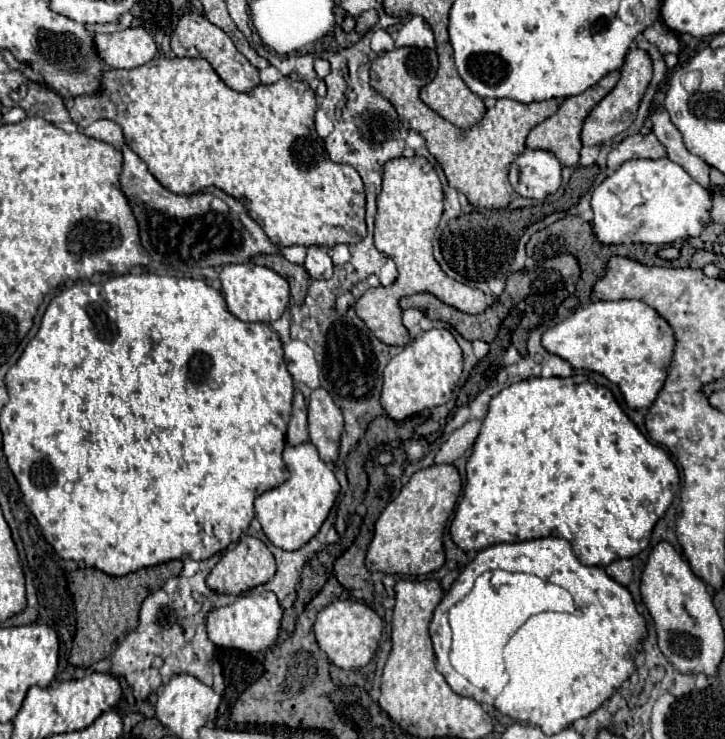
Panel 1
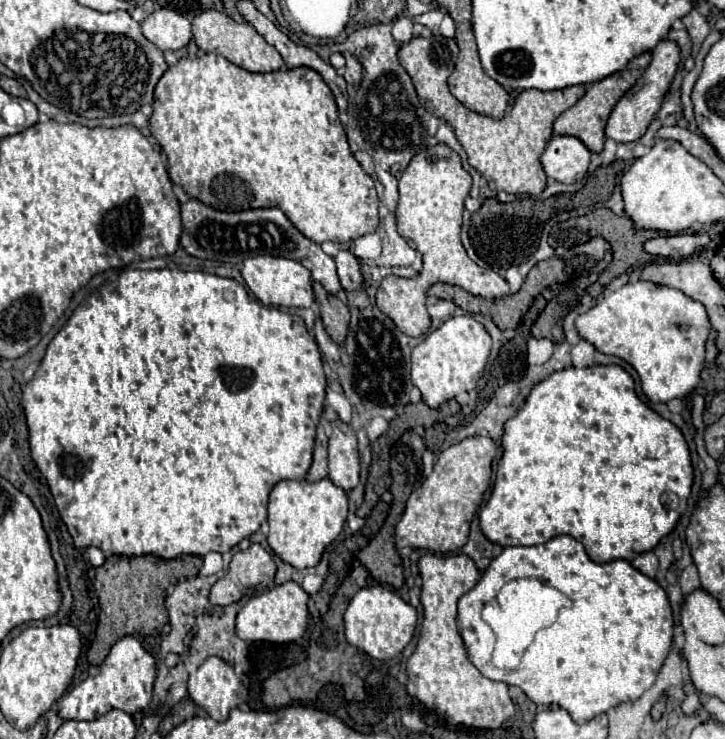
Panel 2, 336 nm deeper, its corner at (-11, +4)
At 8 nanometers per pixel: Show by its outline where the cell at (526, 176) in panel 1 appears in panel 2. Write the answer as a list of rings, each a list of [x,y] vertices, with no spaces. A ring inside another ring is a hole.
[[[553,135],[541,155],[545,175],[559,183],[581,181],[587,173],[589,161],[589,149],[577,137],[565,135]]]

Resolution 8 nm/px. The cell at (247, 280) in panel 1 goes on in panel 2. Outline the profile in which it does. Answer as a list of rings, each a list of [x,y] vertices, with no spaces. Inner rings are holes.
[[[249,257],[243,263],[241,275],[253,295],[267,307],[311,307],[313,291],[311,291],[311,273],[297,261],[285,257]]]

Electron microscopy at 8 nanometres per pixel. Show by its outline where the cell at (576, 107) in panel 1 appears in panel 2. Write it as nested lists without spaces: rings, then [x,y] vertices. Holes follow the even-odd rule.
[[[639,55],[637,59],[633,59],[621,73],[613,73],[609,77],[605,77],[603,81],[597,81],[593,83],[587,93],[571,107],[567,109],[565,113],[561,113],[557,119],[555,119],[555,125],[553,125],[553,131],[557,135],[571,135],[571,137],[577,137],[585,143],[585,147],[591,151],[591,153],[601,153],[603,151],[603,143],[605,143],[605,123],[607,123],[607,117],[609,113],[613,111],[615,103],[623,97],[623,93],[627,89],[631,89],[635,85],[635,81],[643,75],[645,67],[649,63],[649,55]]]

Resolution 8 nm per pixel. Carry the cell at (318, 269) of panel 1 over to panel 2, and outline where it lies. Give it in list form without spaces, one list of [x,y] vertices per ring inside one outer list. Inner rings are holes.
[[[343,249],[343,251],[337,253],[335,265],[337,265],[337,275],[339,275],[339,281],[341,281],[341,287],[345,291],[353,291],[363,283],[359,259],[349,249]]]

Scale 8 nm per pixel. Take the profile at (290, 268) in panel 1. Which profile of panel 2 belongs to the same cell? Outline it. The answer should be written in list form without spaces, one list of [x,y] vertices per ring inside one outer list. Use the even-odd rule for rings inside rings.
[[[321,285],[317,287],[319,287],[319,295],[315,297],[315,303],[319,307],[319,315],[323,319],[325,331],[331,335],[335,343],[343,345],[349,325],[349,307],[337,295],[327,293]]]

